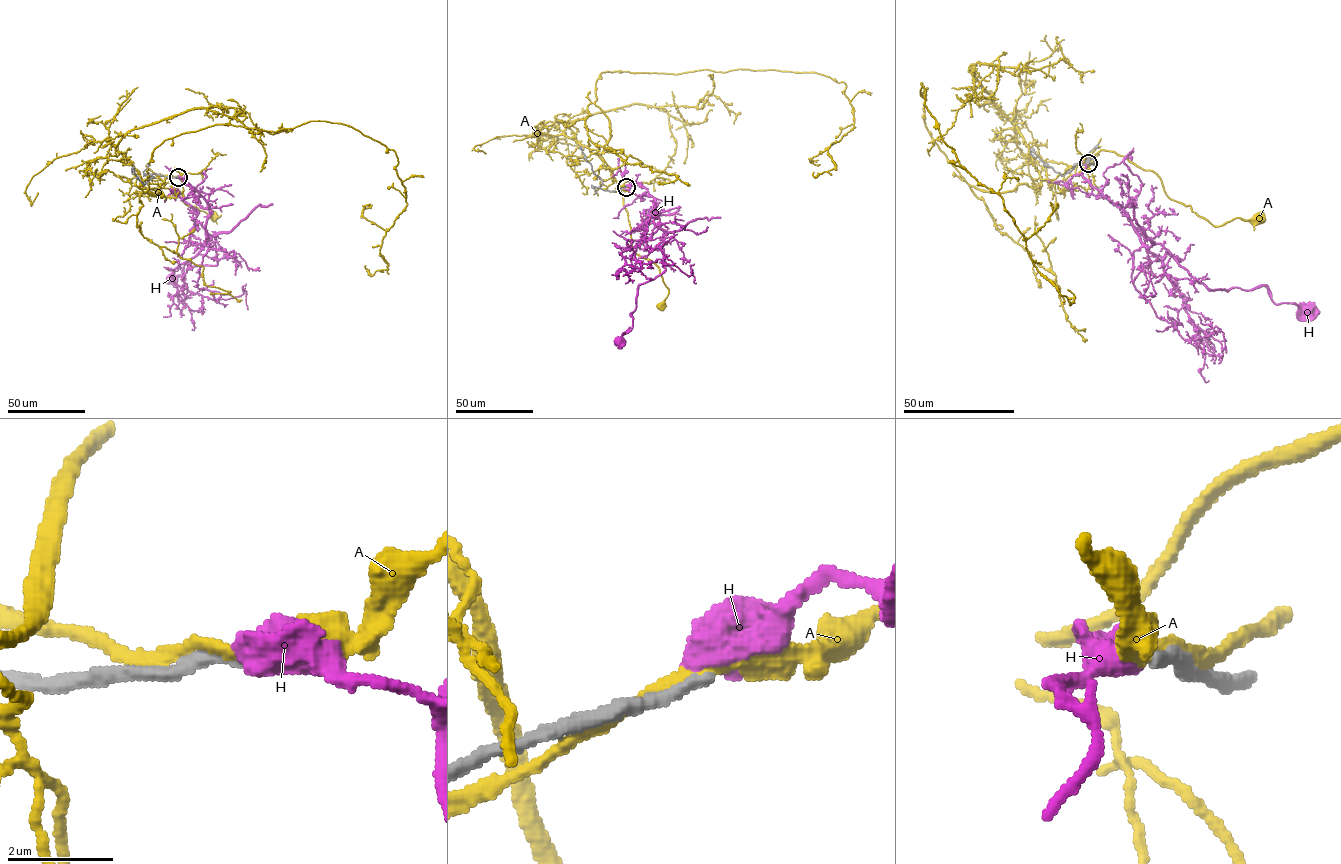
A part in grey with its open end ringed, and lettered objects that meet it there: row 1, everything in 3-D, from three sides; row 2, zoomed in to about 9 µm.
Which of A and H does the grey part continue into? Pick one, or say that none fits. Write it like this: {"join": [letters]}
{"join": []}

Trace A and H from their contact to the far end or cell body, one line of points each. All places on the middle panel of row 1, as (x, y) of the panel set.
A: (624, 187), (606, 189), (614, 181), (618, 183), (633, 250), (658, 268), (668, 290), (663, 306)
H: (625, 186), (639, 183), (656, 202), (654, 222), (663, 232), (665, 269), (638, 287), (632, 328), (621, 340)

